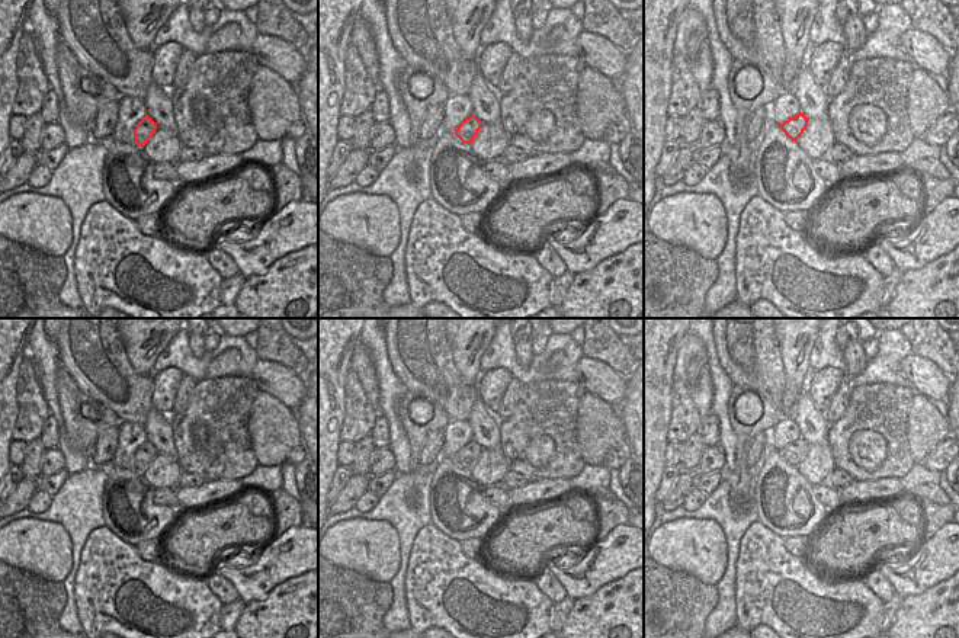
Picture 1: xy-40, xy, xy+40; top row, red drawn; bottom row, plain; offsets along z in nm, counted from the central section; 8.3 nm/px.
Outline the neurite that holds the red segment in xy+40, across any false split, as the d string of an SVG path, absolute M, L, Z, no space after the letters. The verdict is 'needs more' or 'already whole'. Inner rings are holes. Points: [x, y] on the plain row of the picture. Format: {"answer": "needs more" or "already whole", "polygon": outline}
{"answer": "already whole", "polygon": "M799 437L798 440L789 443L783 449L780 449L780 455L786 459L788 464L798 468L798 464L804 459L808 452L809 445Z"}

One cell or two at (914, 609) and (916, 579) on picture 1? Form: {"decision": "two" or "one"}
{"decision": "two"}

